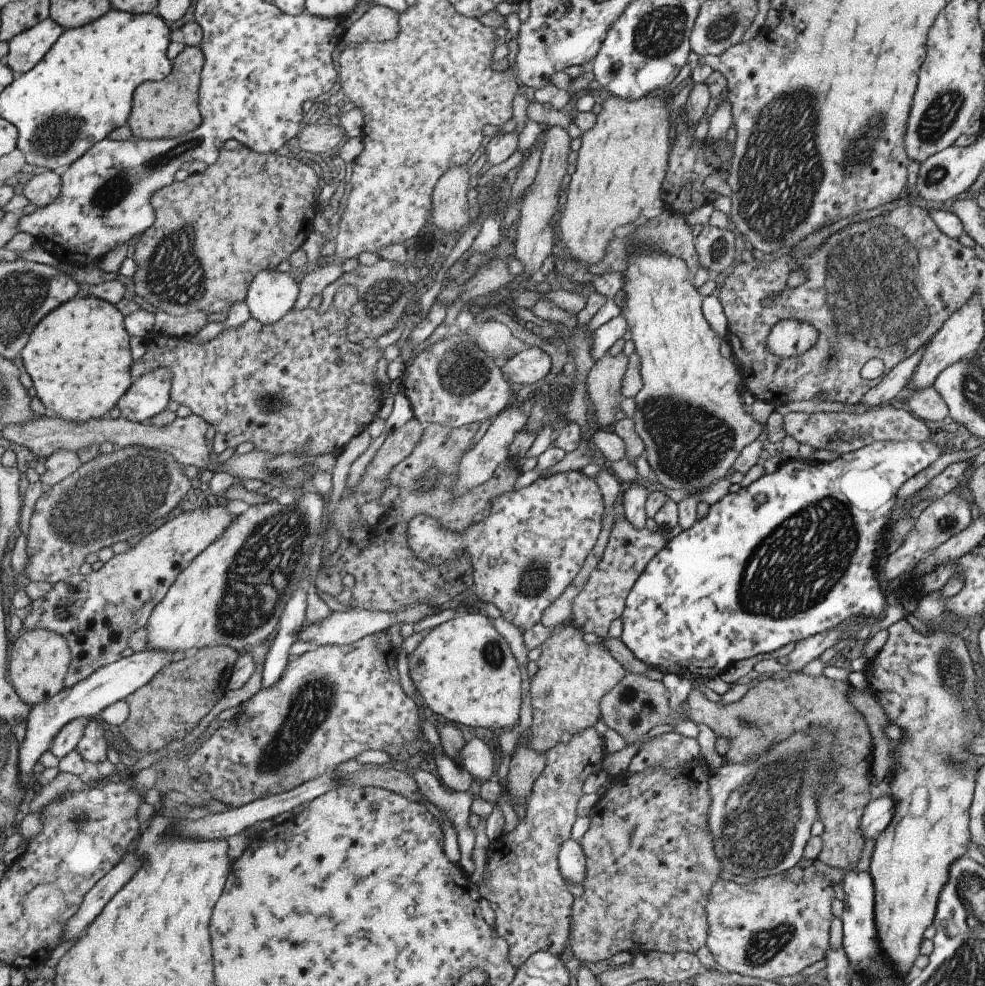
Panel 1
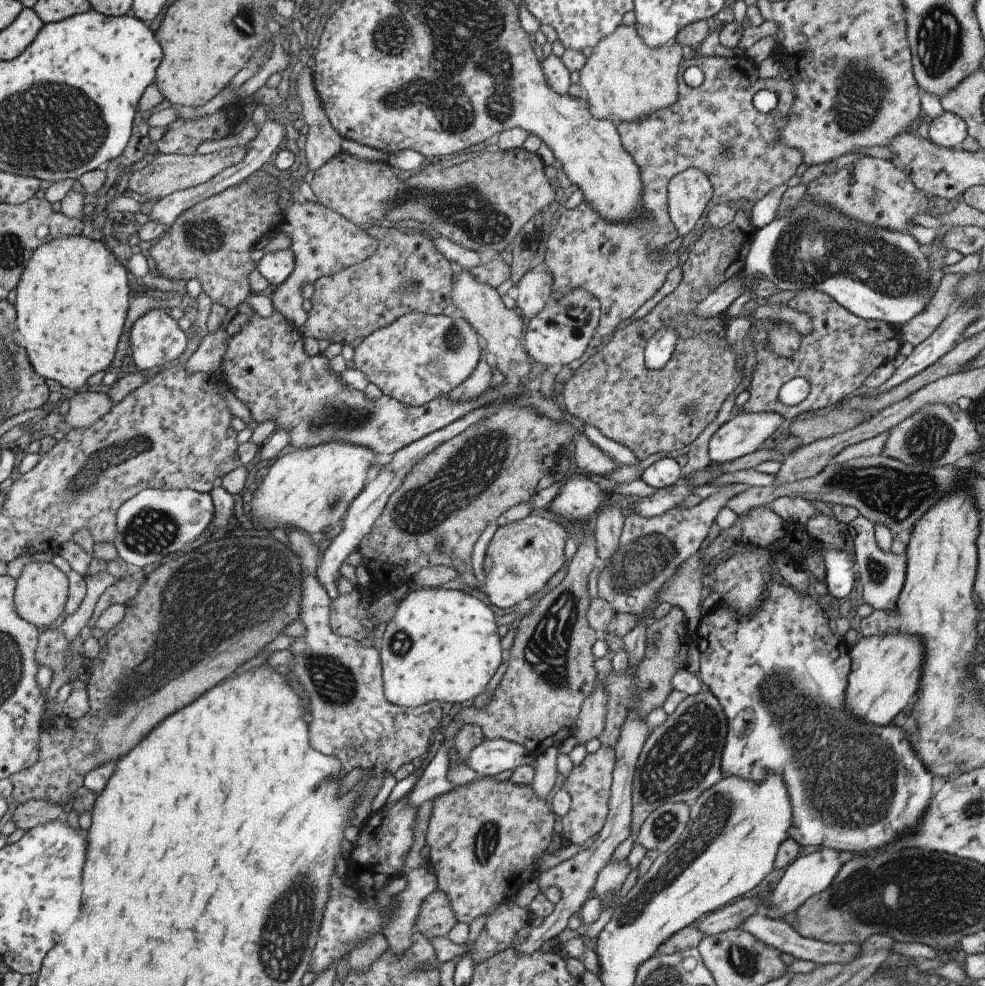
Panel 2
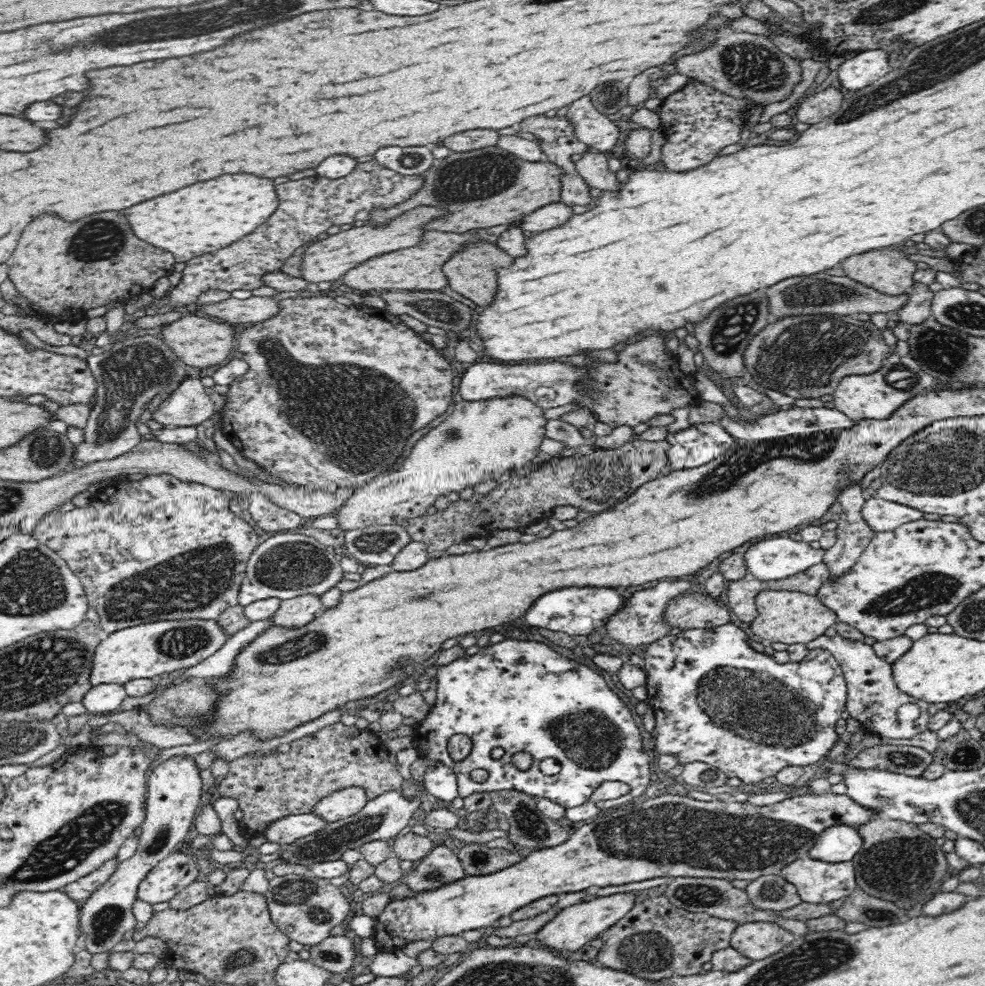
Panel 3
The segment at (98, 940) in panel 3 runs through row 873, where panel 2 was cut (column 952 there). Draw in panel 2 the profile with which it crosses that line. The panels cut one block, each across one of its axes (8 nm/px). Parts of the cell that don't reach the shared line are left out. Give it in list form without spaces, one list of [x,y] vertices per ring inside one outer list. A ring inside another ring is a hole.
[[[943,112],[939,118],[928,122],[928,140],[941,149],[961,149],[966,137],[966,125],[962,119]]]

